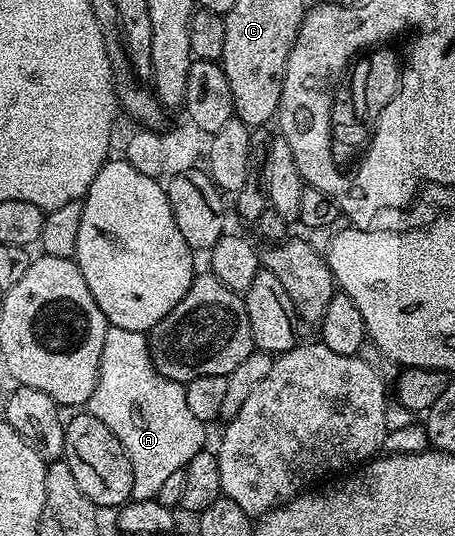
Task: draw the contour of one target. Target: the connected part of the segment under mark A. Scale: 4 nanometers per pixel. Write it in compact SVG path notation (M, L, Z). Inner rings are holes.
M109 326L106 332L106 344L102 344L102 360L100 371L94 392L86 403L87 413L93 414L122 444L126 456L130 460L130 468L134 472L134 486L132 488L131 501L150 500L156 497L158 488L174 472L183 470L199 450L205 449L204 430L205 423L190 412L186 405L185 383L177 382L172 386L174 380L163 378L154 368L152 357L148 351L148 339L139 330L123 330L117 326Z

